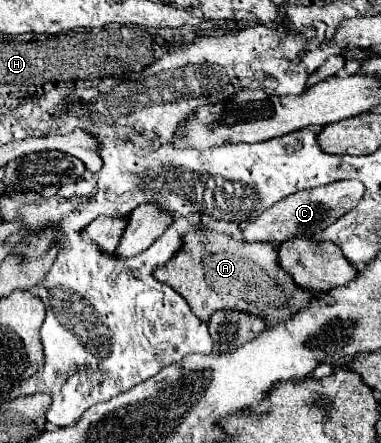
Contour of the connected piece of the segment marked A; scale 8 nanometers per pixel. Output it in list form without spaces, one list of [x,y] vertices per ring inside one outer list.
[[[211,229],[185,233],[179,253],[173,255],[173,261],[157,267],[153,277],[185,297],[193,313],[203,321],[209,321],[215,309],[239,309],[265,317],[267,327],[271,327],[303,309],[313,297],[309,291],[297,287],[277,265],[277,249],[271,243],[239,241],[227,233]]]

